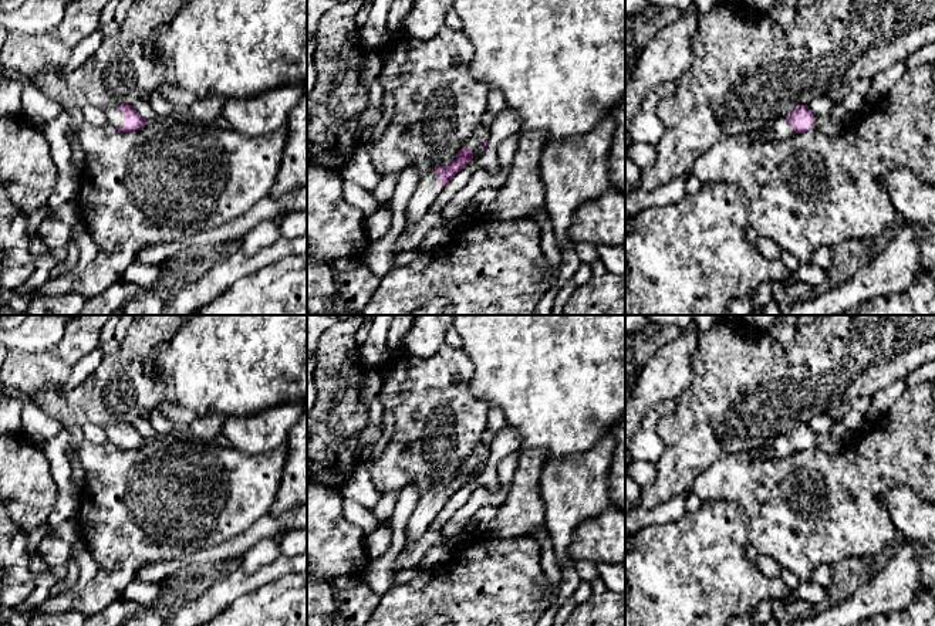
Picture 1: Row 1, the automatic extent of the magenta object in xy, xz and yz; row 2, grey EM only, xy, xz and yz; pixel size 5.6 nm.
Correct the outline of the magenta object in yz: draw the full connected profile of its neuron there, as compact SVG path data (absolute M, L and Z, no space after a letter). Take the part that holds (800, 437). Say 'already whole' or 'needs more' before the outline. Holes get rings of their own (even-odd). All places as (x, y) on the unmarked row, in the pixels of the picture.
needs more; M801 423L794 429L789 430L787 433L759 447L756 450L757 458L764 458L767 456L779 457L787 456L793 451L803 451L816 447L818 441L820 437L813 433L809 424Z

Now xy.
needs more; M132 423L111 424L104 430L108 441L122 450L138 449L146 441L146 439L132 426Z

